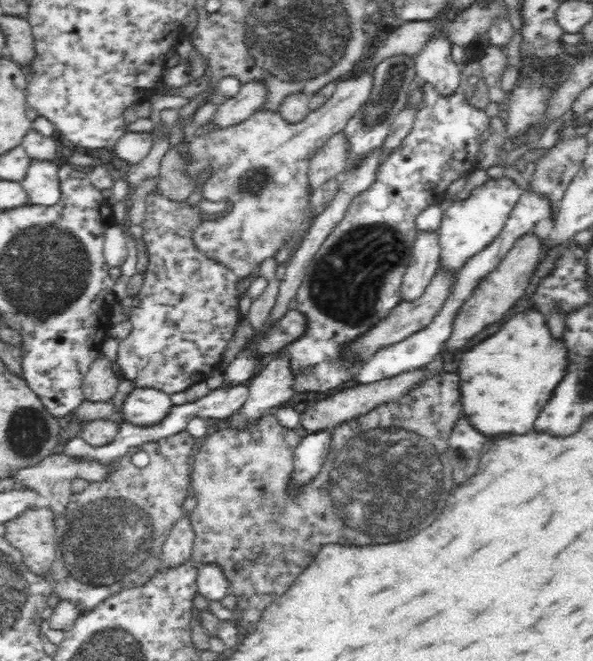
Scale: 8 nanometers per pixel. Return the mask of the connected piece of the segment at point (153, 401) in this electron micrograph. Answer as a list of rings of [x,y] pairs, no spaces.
[[[135,387],[123,400],[123,419],[135,426],[157,426],[173,410],[170,395],[162,390]]]

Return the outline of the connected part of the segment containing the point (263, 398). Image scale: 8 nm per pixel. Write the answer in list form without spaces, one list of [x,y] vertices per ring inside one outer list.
[[[287,357],[272,360],[249,380],[247,399],[226,418],[226,428],[234,431],[249,430],[267,412],[280,408],[297,392],[291,389],[291,370]]]

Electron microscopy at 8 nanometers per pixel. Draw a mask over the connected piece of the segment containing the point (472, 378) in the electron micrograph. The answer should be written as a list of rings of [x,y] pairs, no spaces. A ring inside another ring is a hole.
[[[529,306],[524,312],[518,312],[506,320],[498,332],[461,354],[457,370],[460,373],[463,412],[472,425],[487,437],[531,432],[542,406],[546,405],[559,381],[566,376],[569,364],[564,338],[554,338],[541,310]]]

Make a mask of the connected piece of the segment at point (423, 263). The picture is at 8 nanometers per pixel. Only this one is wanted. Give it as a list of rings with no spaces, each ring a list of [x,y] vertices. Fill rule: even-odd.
[[[420,231],[412,248],[412,258],[401,276],[398,303],[414,302],[424,294],[439,267],[440,254],[438,232]]]

